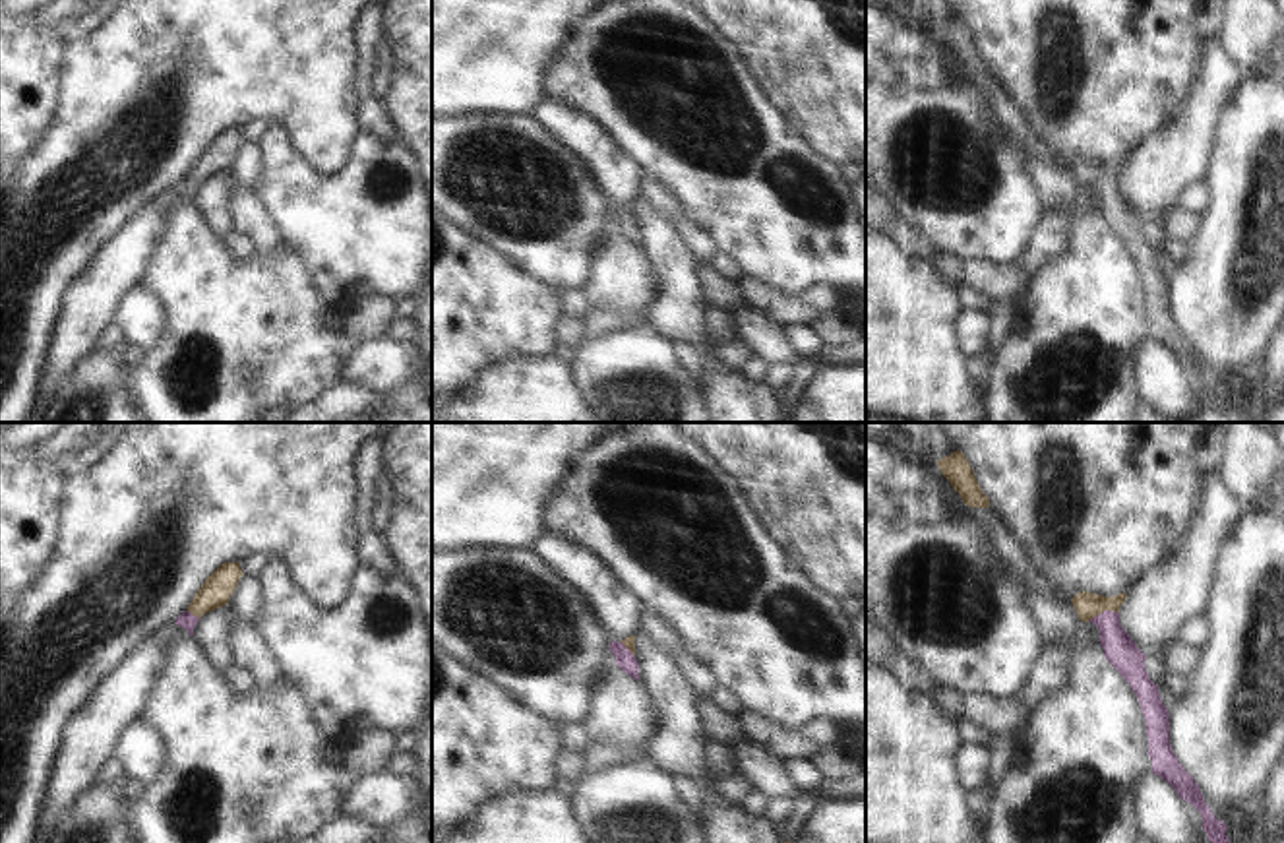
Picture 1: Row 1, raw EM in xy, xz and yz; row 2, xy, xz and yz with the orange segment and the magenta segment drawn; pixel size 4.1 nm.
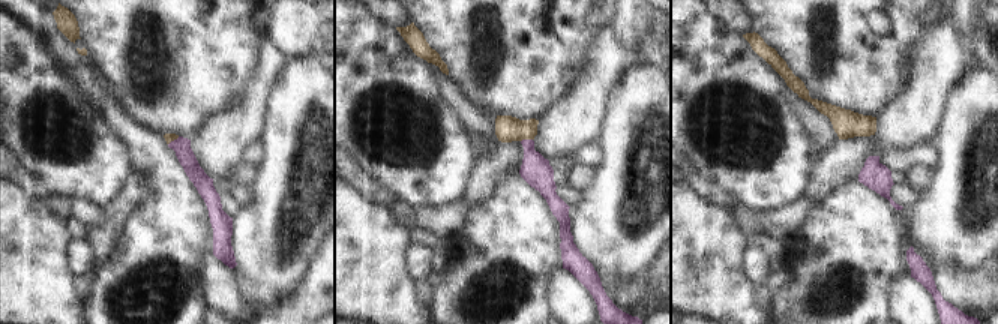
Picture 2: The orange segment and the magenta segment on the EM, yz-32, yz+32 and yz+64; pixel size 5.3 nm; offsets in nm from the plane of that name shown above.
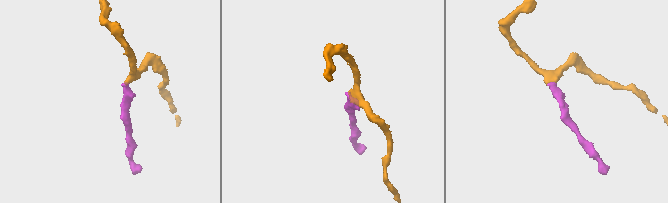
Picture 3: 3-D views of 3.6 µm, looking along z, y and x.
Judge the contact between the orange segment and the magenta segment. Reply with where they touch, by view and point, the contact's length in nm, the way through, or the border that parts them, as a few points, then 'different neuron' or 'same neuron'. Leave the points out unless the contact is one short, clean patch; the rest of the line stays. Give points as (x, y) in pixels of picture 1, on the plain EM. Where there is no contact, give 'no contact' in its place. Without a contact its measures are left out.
contact yz (1102, 177); length 140 nm; way yz (1087, 171), (1102, 177), (1120, 216); same neuron

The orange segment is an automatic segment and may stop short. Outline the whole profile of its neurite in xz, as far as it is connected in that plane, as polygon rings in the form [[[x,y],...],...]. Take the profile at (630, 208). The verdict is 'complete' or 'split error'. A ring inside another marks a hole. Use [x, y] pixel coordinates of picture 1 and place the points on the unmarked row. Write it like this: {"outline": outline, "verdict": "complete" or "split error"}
{"outline": [[[635,202],[622,207],[612,207],[610,217],[616,223],[618,233],[631,244],[639,246],[639,229],[635,225]]], "verdict": "split error"}

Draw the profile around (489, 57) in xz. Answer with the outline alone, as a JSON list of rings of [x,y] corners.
[[[432,0],[432,116],[531,114],[544,99],[544,74],[571,27],[604,0]]]

